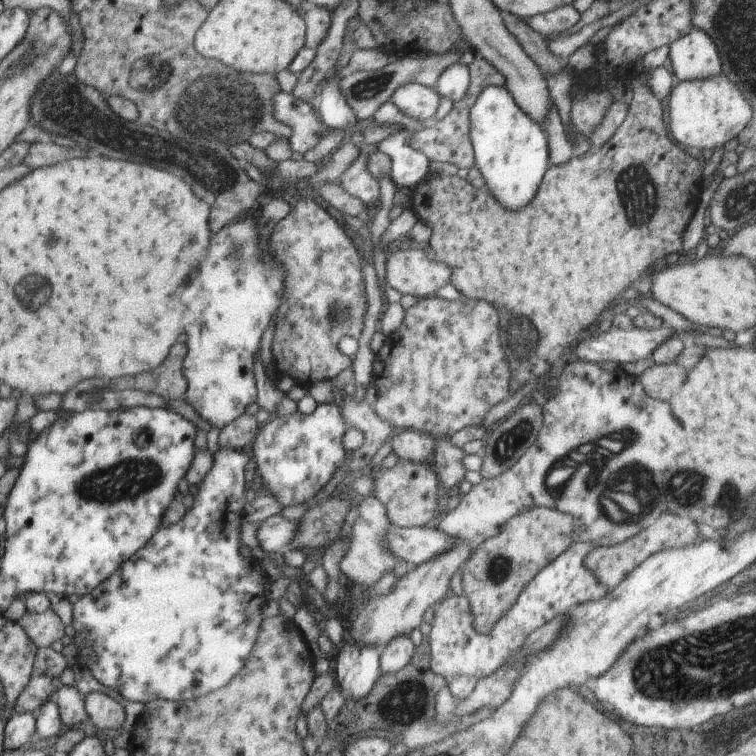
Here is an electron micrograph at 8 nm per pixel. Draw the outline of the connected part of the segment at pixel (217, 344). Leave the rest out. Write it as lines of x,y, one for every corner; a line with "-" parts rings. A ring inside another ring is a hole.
244,215
237,223
230,223
216,233
206,252
206,262
198,274
192,276
192,282
182,296
188,308
188,314
184,316
184,330
188,336
188,356
185,356
182,367
183,377
187,380
184,398
200,418
205,418
220,430
244,414
247,404
256,402
256,382
252,371
254,354
260,349
260,338
272,314
281,305
285,294
284,280
288,278
284,264
277,262
277,254
269,246
268,256
264,254
264,260
260,260
256,246
259,219
248,217

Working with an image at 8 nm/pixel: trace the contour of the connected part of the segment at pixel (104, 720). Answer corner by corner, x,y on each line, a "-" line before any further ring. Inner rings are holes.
90,692
84,696
84,699
87,715
100,733
112,728
116,734
125,720
122,702
114,700
104,692

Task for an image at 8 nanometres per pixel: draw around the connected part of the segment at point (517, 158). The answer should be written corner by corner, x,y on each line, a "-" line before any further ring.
486,87
471,108
470,122
475,167
483,176
486,190
508,212
526,208
552,165
549,161
547,135
517,105
505,87

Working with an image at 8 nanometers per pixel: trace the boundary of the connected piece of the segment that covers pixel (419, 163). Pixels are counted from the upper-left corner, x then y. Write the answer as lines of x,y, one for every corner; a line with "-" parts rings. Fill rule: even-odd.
402,127
378,143
377,148
390,158
391,180
397,188
418,184
427,176
430,160
409,143
413,134
412,130

